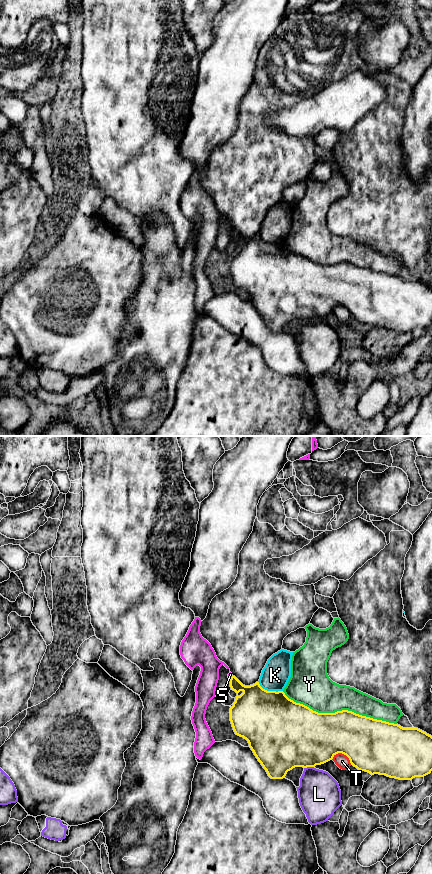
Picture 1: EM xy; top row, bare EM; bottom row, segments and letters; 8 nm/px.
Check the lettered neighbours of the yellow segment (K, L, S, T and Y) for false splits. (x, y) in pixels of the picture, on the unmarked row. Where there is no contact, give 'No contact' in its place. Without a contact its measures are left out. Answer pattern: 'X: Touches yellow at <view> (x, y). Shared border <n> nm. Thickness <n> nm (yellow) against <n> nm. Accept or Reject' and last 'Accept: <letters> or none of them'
K: Touches yellow at xy (269, 243). Shared border 220 nm. Thickness 480 nm (yellow) against 220 nm. Accept
L: Touches yellow at xy (308, 318). Shared border 80 nm. Thickness 480 nm (yellow) against 340 nm. Reject
S: Touches yellow at xy (230, 231). Shared border 70 nm. Thickness 220 nm (yellow) against 30 nm. Reject
T: Touches yellow at xy (343, 305). Shared border 170 nm. Thickness 420 nm (yellow) against 110 nm. Reject
Y: Touches yellow at xy (339, 263). Shared border 950 nm. Thickness 360 nm (yellow) against 300 nm. Reject
Accept: K

